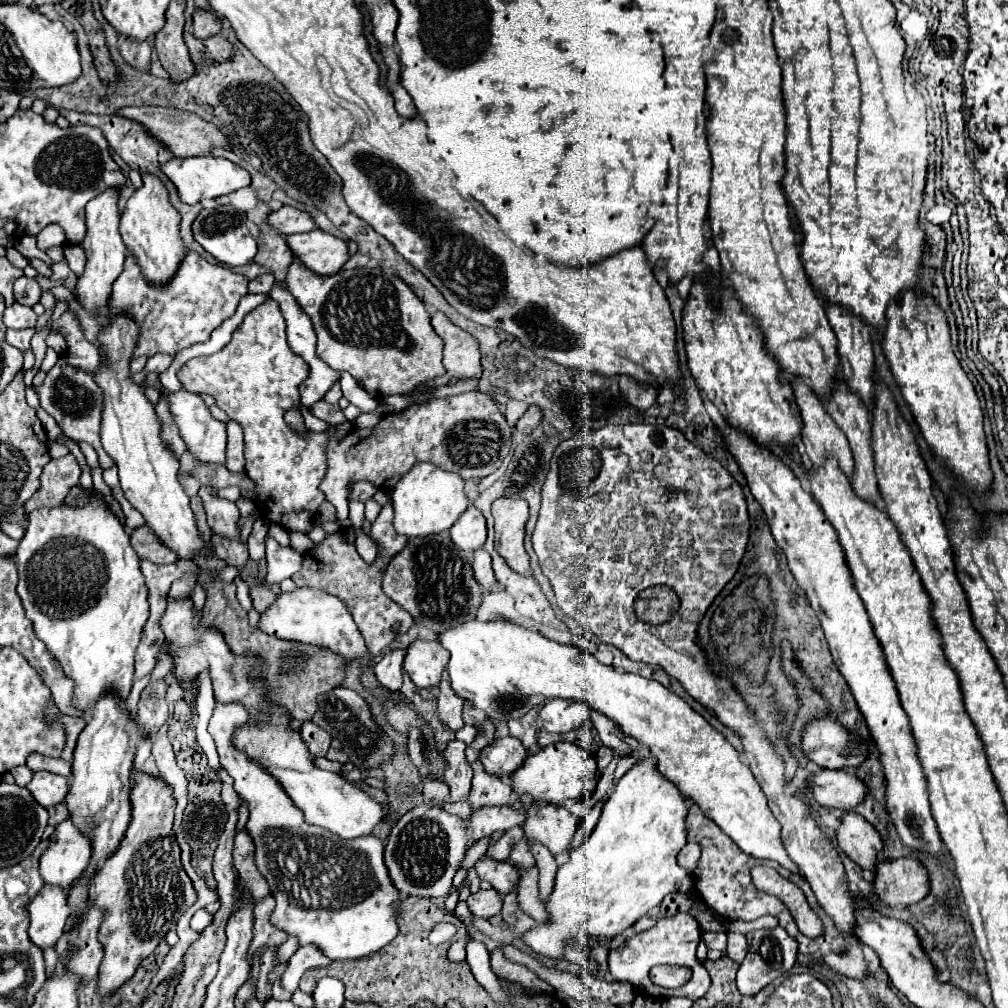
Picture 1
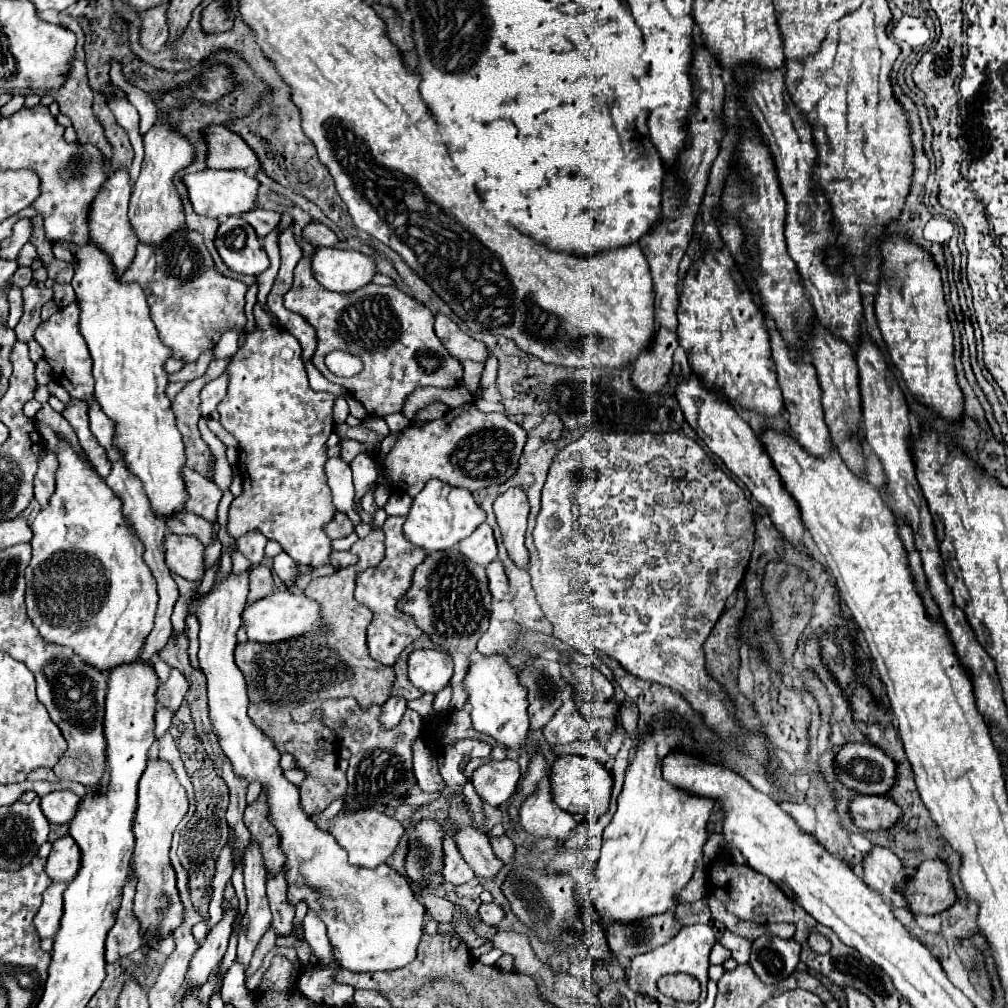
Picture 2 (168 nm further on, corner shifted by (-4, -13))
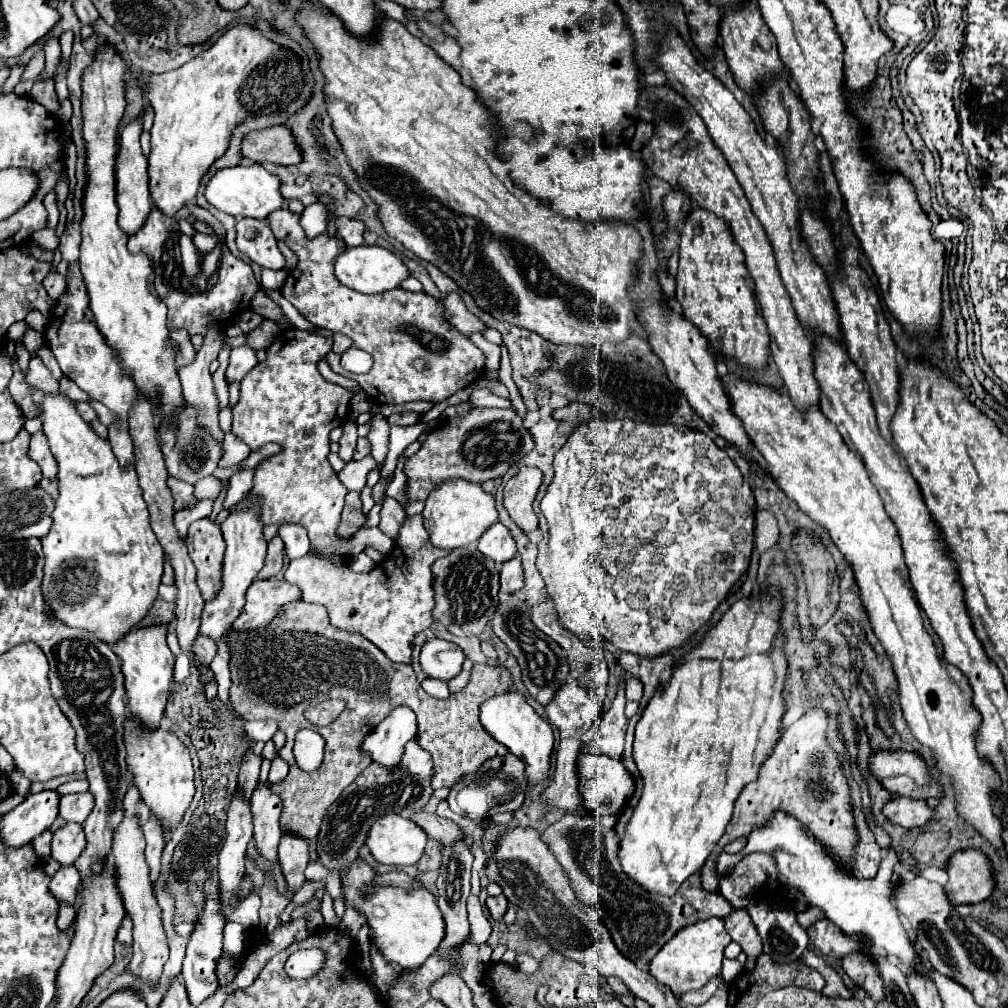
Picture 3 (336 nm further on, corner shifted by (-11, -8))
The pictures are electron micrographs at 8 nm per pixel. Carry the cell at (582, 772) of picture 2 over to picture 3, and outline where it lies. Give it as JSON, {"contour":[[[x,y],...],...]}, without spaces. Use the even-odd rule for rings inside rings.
{"contour":[[[581,754],[577,760],[579,768],[579,794],[585,800],[585,808],[595,814],[619,814],[625,802],[635,792],[635,782],[621,760],[597,754]]]}

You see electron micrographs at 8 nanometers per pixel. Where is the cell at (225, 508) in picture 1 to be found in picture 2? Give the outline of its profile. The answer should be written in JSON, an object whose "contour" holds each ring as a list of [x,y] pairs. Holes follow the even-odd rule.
{"contour":[[[184,467],[184,481],[186,481],[188,495],[190,495],[186,509],[214,523],[218,517],[218,503],[222,499],[222,491],[212,481],[204,479],[202,475],[198,475],[196,471],[188,467]]]}

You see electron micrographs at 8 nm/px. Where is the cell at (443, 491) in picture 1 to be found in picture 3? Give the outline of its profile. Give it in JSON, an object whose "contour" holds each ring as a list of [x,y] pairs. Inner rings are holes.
{"contour":[[[449,480],[439,484],[427,498],[425,510],[425,528],[431,536],[431,542],[439,548],[445,550],[455,550],[461,546],[469,546],[471,542],[477,542],[483,532],[497,522],[497,508],[495,508],[495,498],[479,484],[471,484],[467,480]]]}

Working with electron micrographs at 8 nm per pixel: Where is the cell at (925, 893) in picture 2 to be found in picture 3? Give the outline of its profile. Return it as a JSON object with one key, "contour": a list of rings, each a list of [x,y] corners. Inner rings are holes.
{"contour":[[[961,850],[951,856],[947,874],[947,896],[957,904],[979,904],[987,900],[995,888],[993,868],[983,850]]]}

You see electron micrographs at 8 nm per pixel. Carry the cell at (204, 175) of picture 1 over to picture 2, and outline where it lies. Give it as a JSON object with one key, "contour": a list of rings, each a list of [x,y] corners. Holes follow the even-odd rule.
{"contour":[[[200,171],[200,173],[192,173],[192,175],[184,175],[182,183],[188,189],[188,197],[190,203],[194,207],[194,213],[204,215],[204,217],[230,217],[230,215],[242,215],[250,209],[254,209],[254,199],[256,199],[256,189],[258,189],[258,181],[250,175],[246,175],[244,171]]]}

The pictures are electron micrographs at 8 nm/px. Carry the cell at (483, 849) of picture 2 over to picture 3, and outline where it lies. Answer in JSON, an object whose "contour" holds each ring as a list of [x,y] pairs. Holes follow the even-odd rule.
{"contour":[[[421,810],[421,812],[415,812],[411,816],[411,820],[415,824],[419,824],[427,832],[429,838],[435,838],[435,840],[443,838],[443,842],[451,842],[451,840],[461,840],[463,838],[463,834],[461,834],[461,830],[457,828],[455,822],[451,822],[447,818],[439,818],[437,814],[427,814],[427,812]]]}

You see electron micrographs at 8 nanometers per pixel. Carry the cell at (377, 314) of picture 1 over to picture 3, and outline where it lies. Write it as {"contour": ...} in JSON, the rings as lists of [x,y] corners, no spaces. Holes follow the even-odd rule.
{"contour":[[[281,208],[279,212],[273,212],[267,222],[275,234],[277,240],[285,242],[299,258],[297,268],[293,272],[289,272],[281,294],[317,328],[327,328],[331,332],[341,332],[345,336],[349,336],[353,340],[353,346],[359,350],[365,350],[373,356],[373,368],[367,374],[351,374],[347,370],[341,368],[339,364],[339,356],[337,354],[329,354],[327,356],[327,364],[331,366],[333,372],[355,380],[365,394],[371,396],[373,402],[379,404],[407,404],[413,400],[427,400],[427,402],[443,402],[447,400],[451,394],[455,394],[457,390],[465,388],[469,382],[477,380],[483,370],[485,370],[485,354],[467,338],[463,336],[453,324],[447,322],[445,318],[445,308],[439,300],[435,300],[433,296],[425,294],[425,292],[407,292],[403,288],[391,290],[391,292],[383,292],[379,296],[367,296],[361,292],[355,292],[353,288],[343,286],[337,278],[335,278],[335,270],[333,264],[337,260],[339,254],[343,254],[343,250],[347,250],[347,244],[339,238],[339,236],[329,236],[327,232],[315,236],[315,238],[307,238],[301,224],[299,224],[299,214]]]}

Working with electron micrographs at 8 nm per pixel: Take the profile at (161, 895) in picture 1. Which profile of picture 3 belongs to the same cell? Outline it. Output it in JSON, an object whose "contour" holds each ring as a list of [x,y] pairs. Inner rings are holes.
{"contour":[[[135,718],[125,720],[125,746],[127,766],[141,792],[141,798],[151,808],[151,812],[163,822],[165,828],[177,826],[195,794],[193,766],[187,746],[173,732],[163,728],[155,728],[149,732]]]}

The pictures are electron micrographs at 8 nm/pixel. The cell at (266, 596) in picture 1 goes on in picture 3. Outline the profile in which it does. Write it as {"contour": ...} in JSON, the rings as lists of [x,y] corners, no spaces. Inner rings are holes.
{"contour":[[[273,536],[269,540],[267,548],[267,558],[265,558],[265,568],[259,572],[259,578],[271,578],[277,576],[283,568],[283,540],[279,536]]]}

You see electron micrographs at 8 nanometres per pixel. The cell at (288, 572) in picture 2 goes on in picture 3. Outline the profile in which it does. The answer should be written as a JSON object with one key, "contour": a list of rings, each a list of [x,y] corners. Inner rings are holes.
{"contour":[[[283,524],[279,528],[279,536],[285,542],[285,552],[287,552],[289,560],[305,556],[311,548],[309,538],[307,538],[307,530],[301,524]]]}

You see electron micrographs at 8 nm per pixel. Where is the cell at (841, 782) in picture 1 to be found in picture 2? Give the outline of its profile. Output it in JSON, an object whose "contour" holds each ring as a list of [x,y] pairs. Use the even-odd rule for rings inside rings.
{"contour":[[[856,795],[850,801],[850,819],[862,831],[888,829],[896,817],[900,817],[900,811],[886,795]]]}

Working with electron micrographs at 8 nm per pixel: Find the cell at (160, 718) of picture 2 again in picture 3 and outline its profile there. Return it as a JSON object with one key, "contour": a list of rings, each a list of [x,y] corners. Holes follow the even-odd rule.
{"contour":[[[179,654],[177,662],[175,662],[175,682],[181,682],[185,676],[189,676],[189,668],[191,668],[191,660],[187,654]]]}

